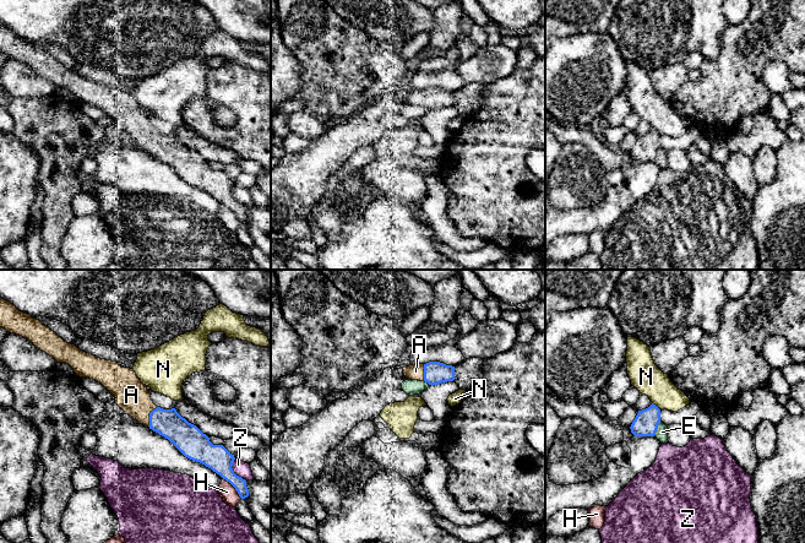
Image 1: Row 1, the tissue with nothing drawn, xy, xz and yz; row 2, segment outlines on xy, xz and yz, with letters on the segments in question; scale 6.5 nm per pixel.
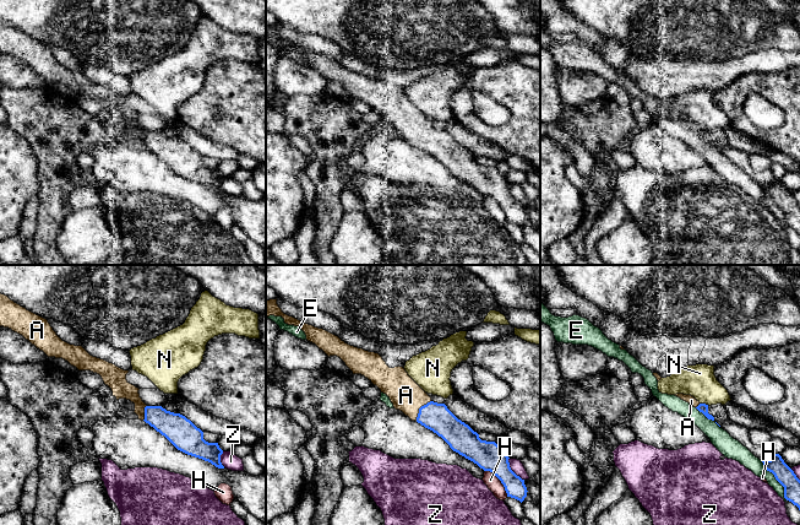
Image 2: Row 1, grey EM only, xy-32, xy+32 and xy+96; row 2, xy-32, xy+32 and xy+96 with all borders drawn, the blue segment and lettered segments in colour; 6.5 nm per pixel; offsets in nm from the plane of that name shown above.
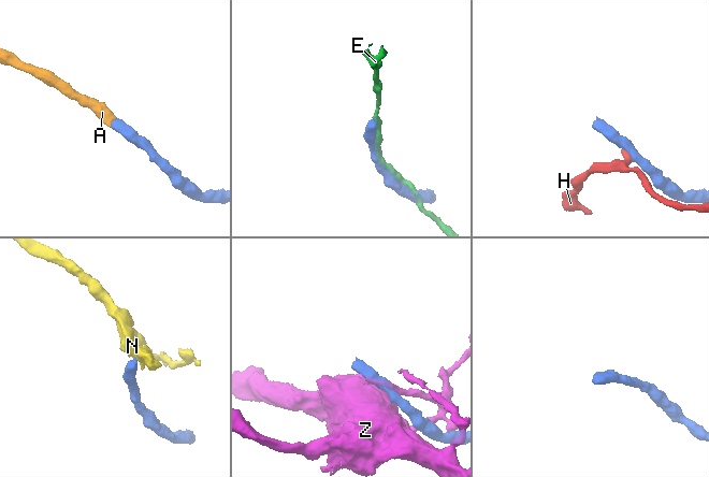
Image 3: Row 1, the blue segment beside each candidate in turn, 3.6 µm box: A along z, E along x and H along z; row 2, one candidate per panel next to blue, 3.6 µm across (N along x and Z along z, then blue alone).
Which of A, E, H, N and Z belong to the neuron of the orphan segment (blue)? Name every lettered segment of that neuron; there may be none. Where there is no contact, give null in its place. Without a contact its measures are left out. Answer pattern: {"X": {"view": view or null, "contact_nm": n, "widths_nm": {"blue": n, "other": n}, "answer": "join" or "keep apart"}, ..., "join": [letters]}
{"A": {"view": "xy", "contact_nm": 140, "widths_nm": {"blue": 190, "other": 220}, "answer": "join"}, "E": {"view": "yz", "contact_nm": 110, "widths_nm": {"blue": 160, "other": 80}, "answer": "keep apart"}, "H": {"view": "xy", "contact_nm": 180, "widths_nm": {"blue": 170, "other": 110}, "answer": "keep apart"}, "N": {"view": "yz", "contact_nm": 80, "widths_nm": {"blue": 160, "other": 200}, "answer": "keep apart"}, "Z": {"view": "xy", "contact_nm": 170, "widths_nm": {"blue": 170, "other": 100}, "answer": "keep apart"}, "join": ["A"]}

